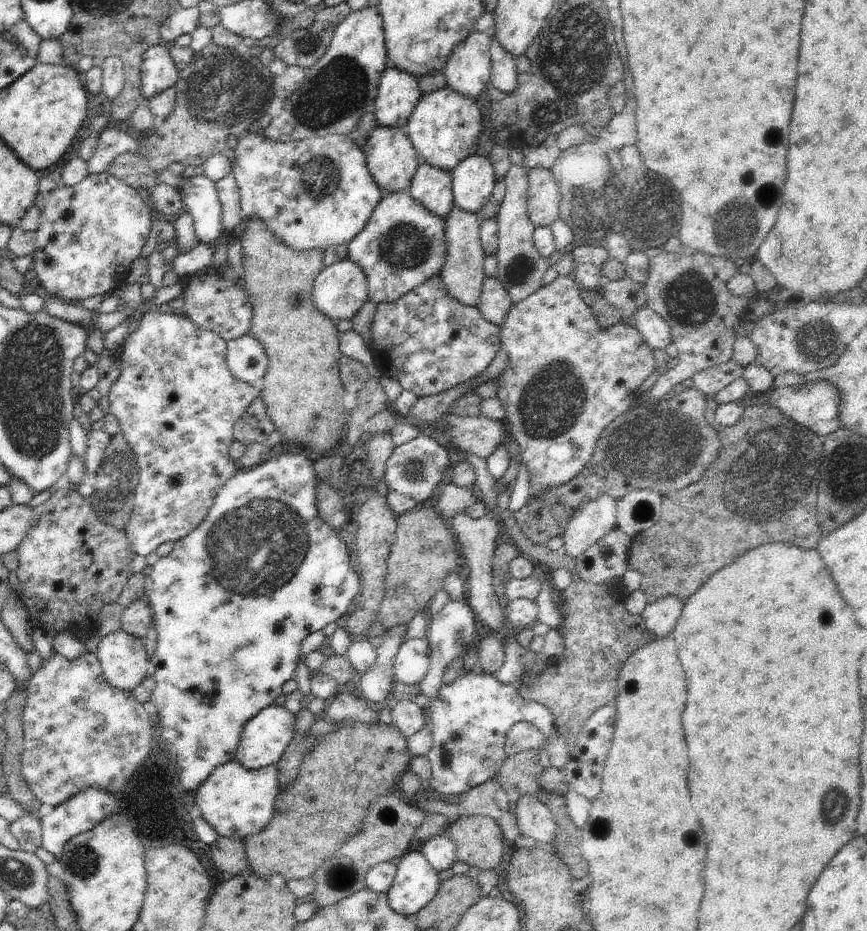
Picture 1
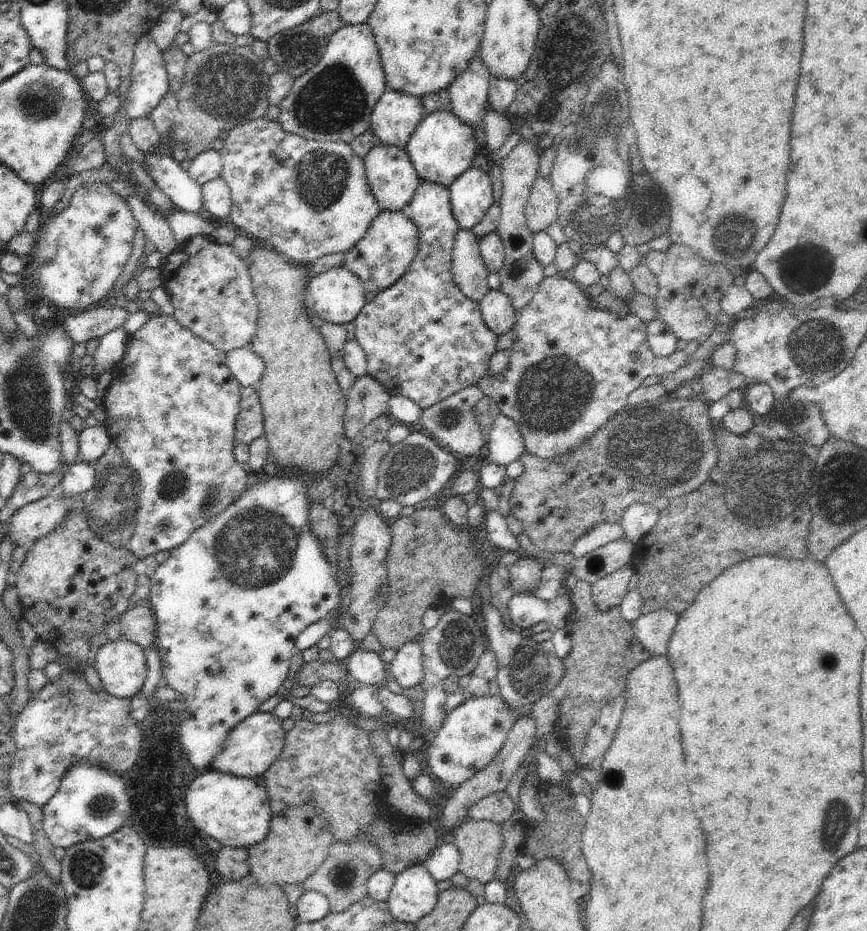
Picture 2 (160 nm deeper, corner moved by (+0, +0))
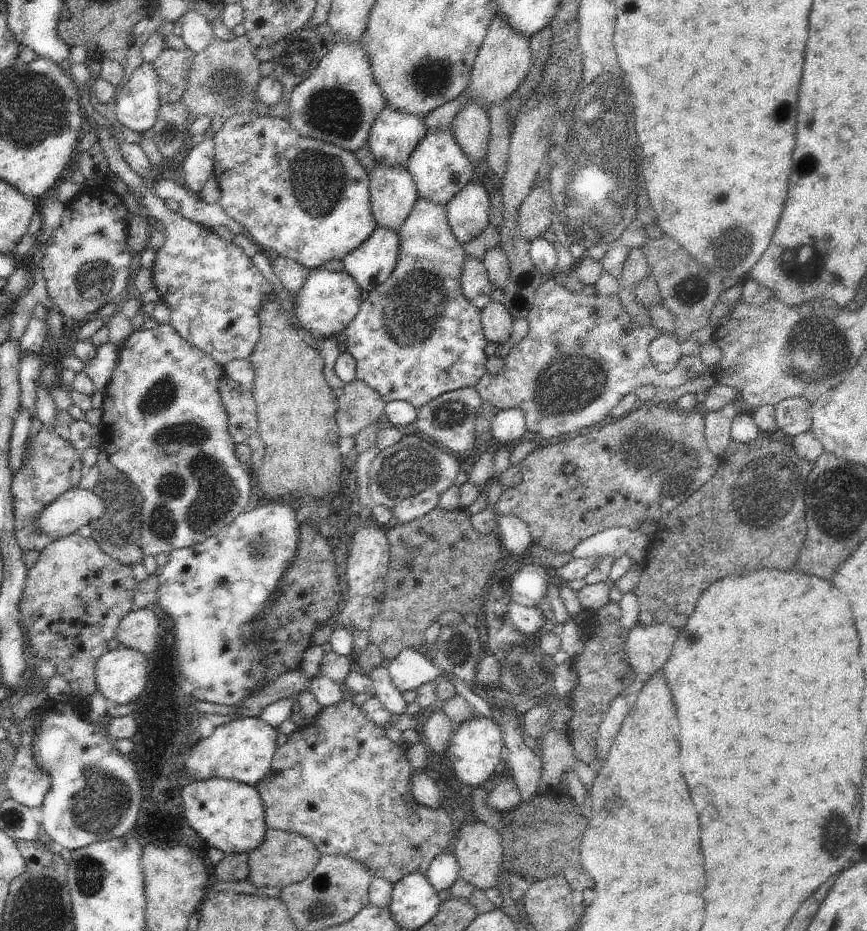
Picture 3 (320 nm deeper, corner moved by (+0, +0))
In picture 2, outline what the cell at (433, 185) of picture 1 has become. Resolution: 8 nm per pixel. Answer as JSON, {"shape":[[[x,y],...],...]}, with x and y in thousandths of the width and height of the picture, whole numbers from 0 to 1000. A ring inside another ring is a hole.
{"shape":[[[487,194],[484,200],[480,203],[475,215],[464,226],[469,234],[476,237],[478,243],[482,246],[482,271],[478,275],[476,280],[473,282],[471,290],[461,296],[461,299],[451,305],[444,313],[437,314],[433,319],[422,325],[408,343],[409,366],[418,373],[423,385],[422,395],[420,402],[431,405],[452,426],[465,425],[475,429],[486,439],[494,438],[496,435],[503,434],[505,431],[512,430],[514,426],[521,425],[536,417],[550,414],[554,407],[563,402],[565,385],[567,380],[574,376],[572,368],[576,362],[570,359],[555,340],[552,325],[540,320],[526,307],[522,302],[524,295],[521,294],[521,274],[525,263],[525,253],[529,248],[527,236],[524,234],[520,217],[518,214],[518,203],[512,202],[510,199],[496,197],[495,194]]]}

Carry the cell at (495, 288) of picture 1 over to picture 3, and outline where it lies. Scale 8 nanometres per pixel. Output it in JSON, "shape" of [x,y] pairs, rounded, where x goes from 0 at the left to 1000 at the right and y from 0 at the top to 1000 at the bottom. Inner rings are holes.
{"shape":[[[565,323],[555,333],[555,347],[563,367],[579,372],[588,365],[594,343],[578,325]]]}

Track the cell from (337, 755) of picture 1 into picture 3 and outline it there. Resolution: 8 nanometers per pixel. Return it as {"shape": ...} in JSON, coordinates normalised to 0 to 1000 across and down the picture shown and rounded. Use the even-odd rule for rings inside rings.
{"shape":[[[308,890],[303,905],[287,917],[287,945],[298,954],[322,954],[348,947],[362,934],[370,917],[359,902],[323,890]]]}

